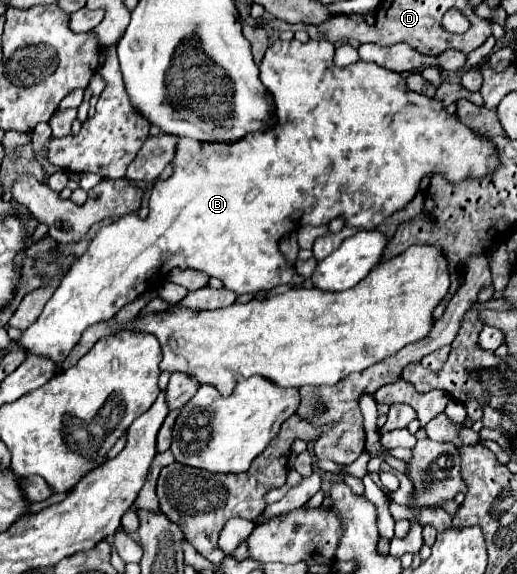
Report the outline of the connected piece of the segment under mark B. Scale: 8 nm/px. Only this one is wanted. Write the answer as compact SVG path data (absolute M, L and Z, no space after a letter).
M276 40L268 50L266 56L260 64L260 78L262 84L268 88L268 92L274 98L276 104L276 116L280 114L280 124L276 124L274 128L266 130L266 132L256 132L256 134L248 134L238 142L232 144L218 144L218 142L196 142L196 140L186 140L182 138L176 150L176 158L172 160L176 170L168 180L156 180L154 190L152 190L152 200L150 200L150 214L148 218L132 218L132 216L122 216L118 220L114 220L110 226L104 226L96 232L96 236L92 238L86 254L82 254L66 272L66 276L62 278L62 284L58 286L58 290L54 292L54 296L46 302L42 314L38 316L38 320L26 328L20 336L20 340L16 342L26 354L34 354L34 356L44 356L50 358L54 364L60 364L68 352L74 348L74 344L78 342L78 338L82 336L82 332L96 324L96 322L104 322L110 320L122 306L126 306L128 302L132 302L134 298L138 298L142 292L152 290L160 284L160 276L166 276L172 268L192 268L192 270L200 270L206 272L214 278L220 278L224 282L224 286L236 294L248 294L248 292L260 292L260 290L272 290L276 286L288 284L288 286L300 286L304 282L304 278L300 274L296 274L296 268L292 268L292 264L286 264L286 258L280 254L278 250L278 242L286 232L296 230L302 224L312 224L312 226L322 226L328 224L332 218L338 216L346 216L346 226L358 226L364 230L374 230L382 220L386 220L388 216L392 216L396 210L404 208L420 190L420 180L424 174L444 174L446 180L450 182L460 182L464 178L480 178L486 176L490 172L494 172L500 162L498 162L498 154L492 146L490 140L474 134L470 128L466 128L454 114L448 114L446 108L442 108L442 104L434 98L426 98L424 94L416 94L410 92L406 86L406 78L402 74L390 72L386 68L374 66L370 62L356 62L350 64L346 68L338 68L334 66L333 57L335 52L334 44L327 40L309 40L306 44L298 42L298 40L290 40L290 42L282 42Z

